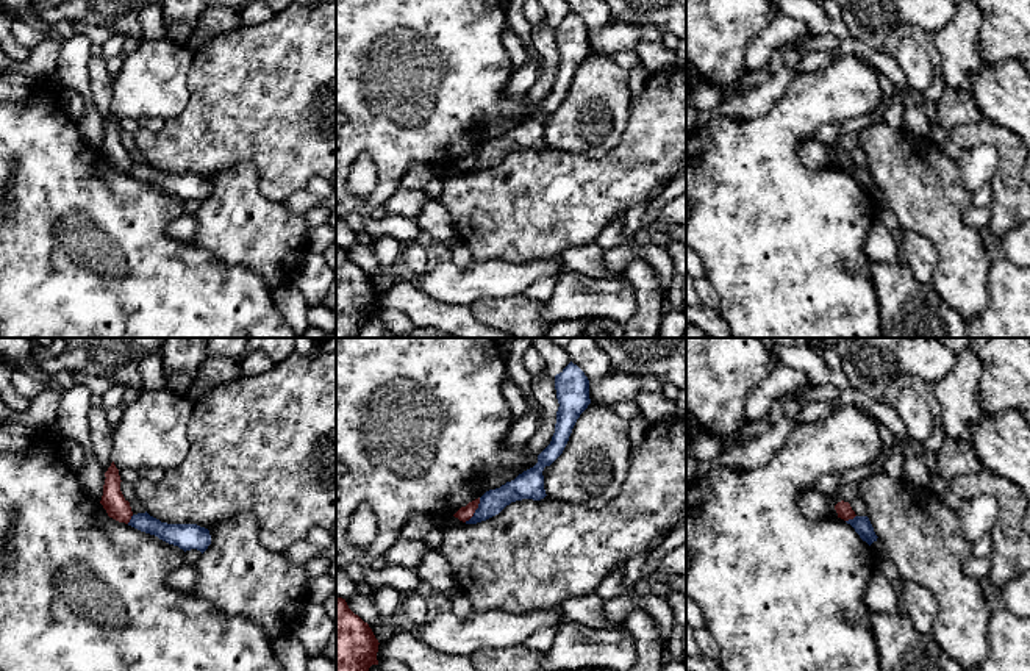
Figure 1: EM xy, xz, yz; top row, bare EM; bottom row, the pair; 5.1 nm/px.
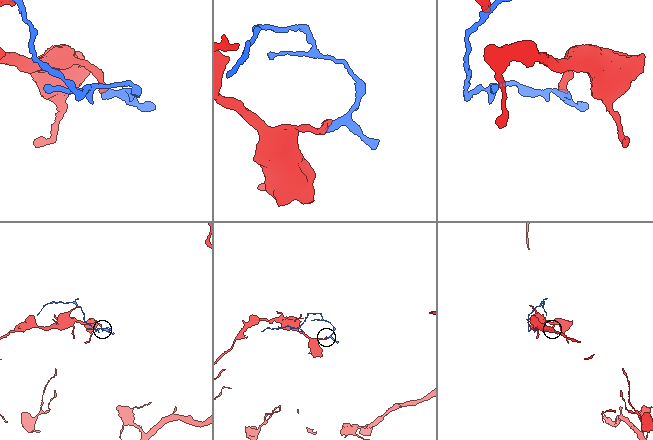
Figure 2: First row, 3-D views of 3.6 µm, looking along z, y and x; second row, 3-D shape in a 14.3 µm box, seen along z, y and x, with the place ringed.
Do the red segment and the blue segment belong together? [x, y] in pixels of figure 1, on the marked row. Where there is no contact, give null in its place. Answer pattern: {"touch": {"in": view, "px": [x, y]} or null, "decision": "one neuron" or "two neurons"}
{"touch": {"in": "xz", "px": [475, 509]}, "decision": "two neurons"}

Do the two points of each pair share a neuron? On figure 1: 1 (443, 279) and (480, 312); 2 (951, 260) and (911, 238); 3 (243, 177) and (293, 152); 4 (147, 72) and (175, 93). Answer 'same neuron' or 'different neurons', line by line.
1: different neurons
2: different neurons
3: different neurons
4: same neuron

